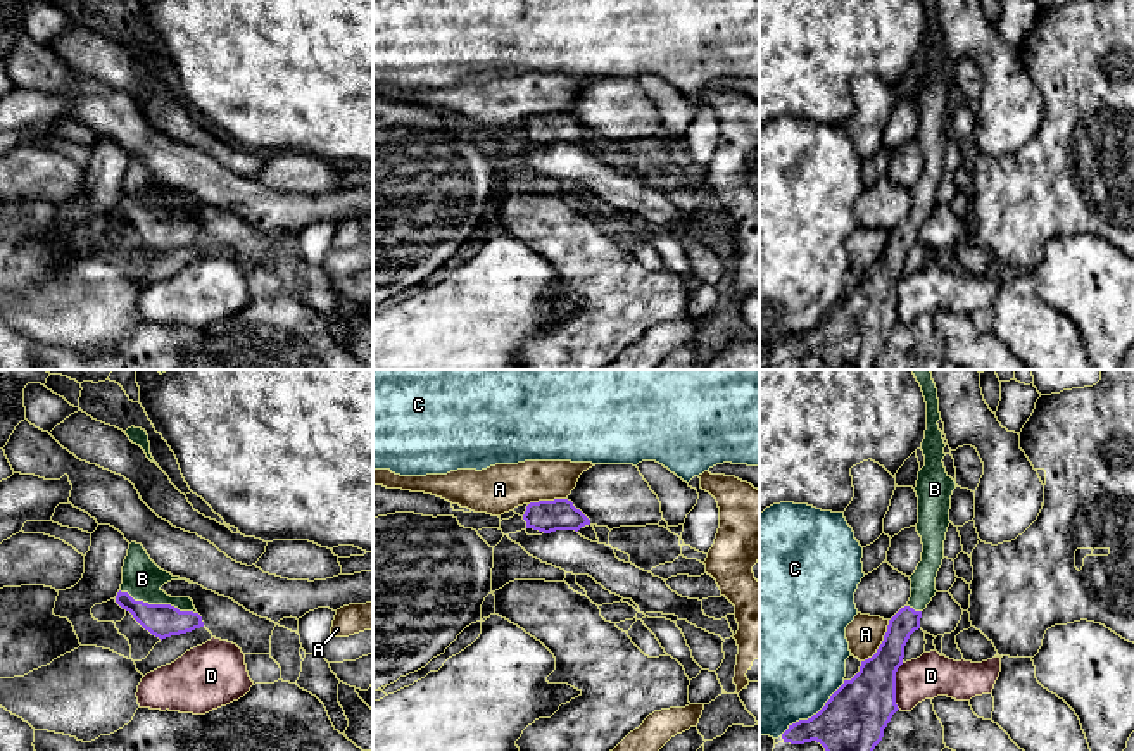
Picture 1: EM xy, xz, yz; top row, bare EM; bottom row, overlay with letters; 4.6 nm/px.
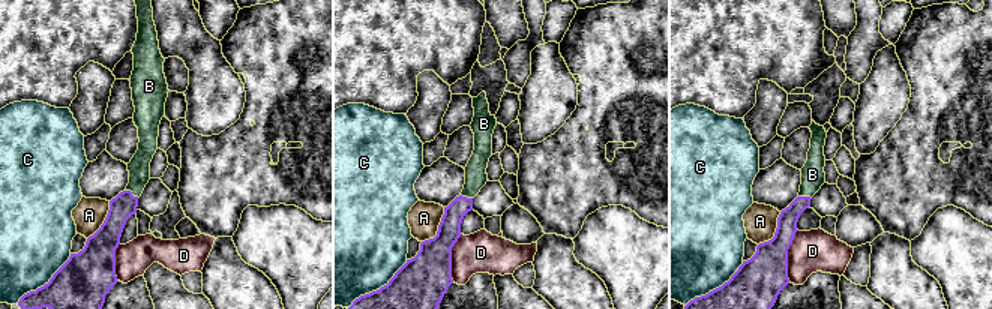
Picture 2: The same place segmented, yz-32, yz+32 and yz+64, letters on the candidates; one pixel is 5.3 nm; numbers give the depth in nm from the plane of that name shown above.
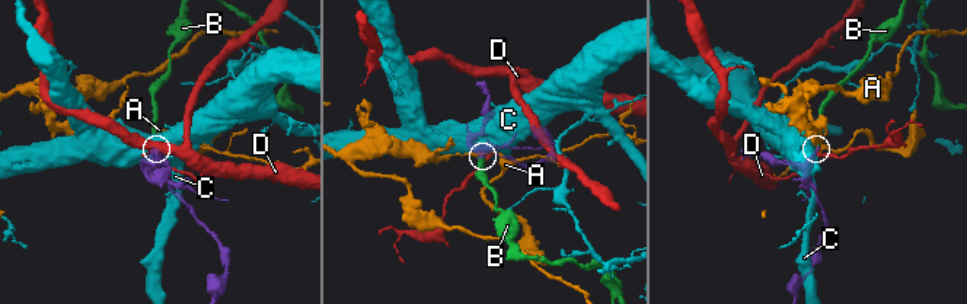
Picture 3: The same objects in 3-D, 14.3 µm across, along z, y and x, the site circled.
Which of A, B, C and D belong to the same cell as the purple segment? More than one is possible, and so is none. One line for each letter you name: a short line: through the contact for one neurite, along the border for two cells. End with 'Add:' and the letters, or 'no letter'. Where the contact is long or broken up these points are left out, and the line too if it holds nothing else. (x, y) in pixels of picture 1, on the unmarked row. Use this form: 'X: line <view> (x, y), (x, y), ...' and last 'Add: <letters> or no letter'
B: line xy (163, 233), (157, 218), (142, 202), (142, 192)
Add: B

